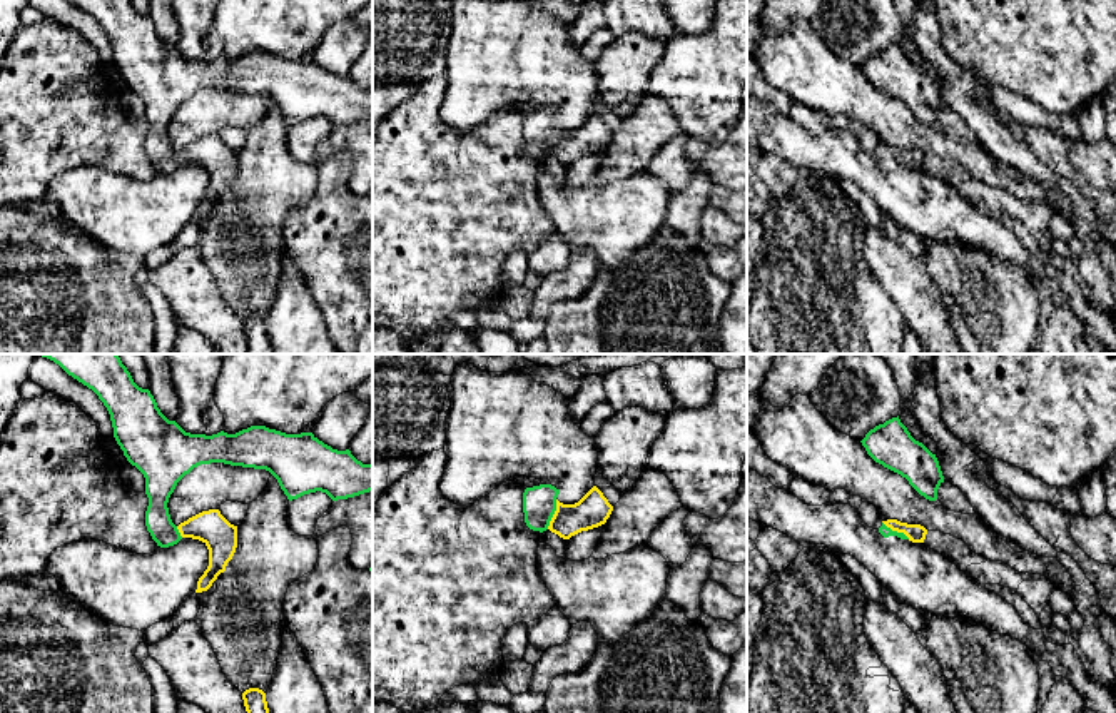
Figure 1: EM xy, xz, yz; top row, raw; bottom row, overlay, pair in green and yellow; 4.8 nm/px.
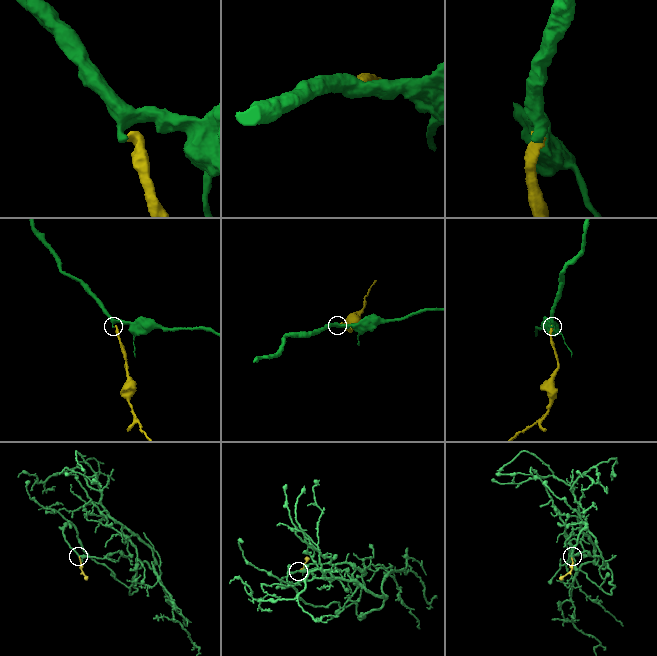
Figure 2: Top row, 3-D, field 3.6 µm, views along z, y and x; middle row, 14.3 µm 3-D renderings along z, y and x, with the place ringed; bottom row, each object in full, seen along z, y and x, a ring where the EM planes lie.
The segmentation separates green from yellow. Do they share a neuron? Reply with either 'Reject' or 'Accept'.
Accept

